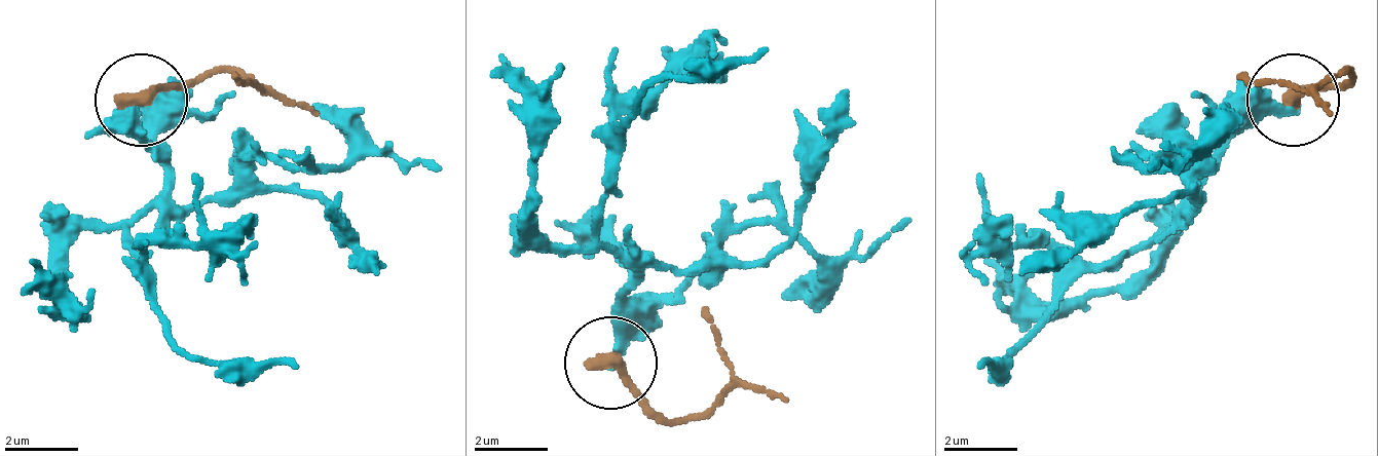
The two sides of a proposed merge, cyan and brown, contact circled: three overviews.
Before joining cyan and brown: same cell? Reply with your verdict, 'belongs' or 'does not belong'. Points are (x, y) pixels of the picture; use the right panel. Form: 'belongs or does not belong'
does not belong

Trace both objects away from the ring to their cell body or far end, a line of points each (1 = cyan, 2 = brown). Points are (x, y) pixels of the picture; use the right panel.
1: (1295, 98), (1202, 181), (1165, 227), (1092, 263), (1000, 365), (981, 365)
2: (1295, 98), (1350, 79), (1341, 70), (1304, 88), (1239, 70)

